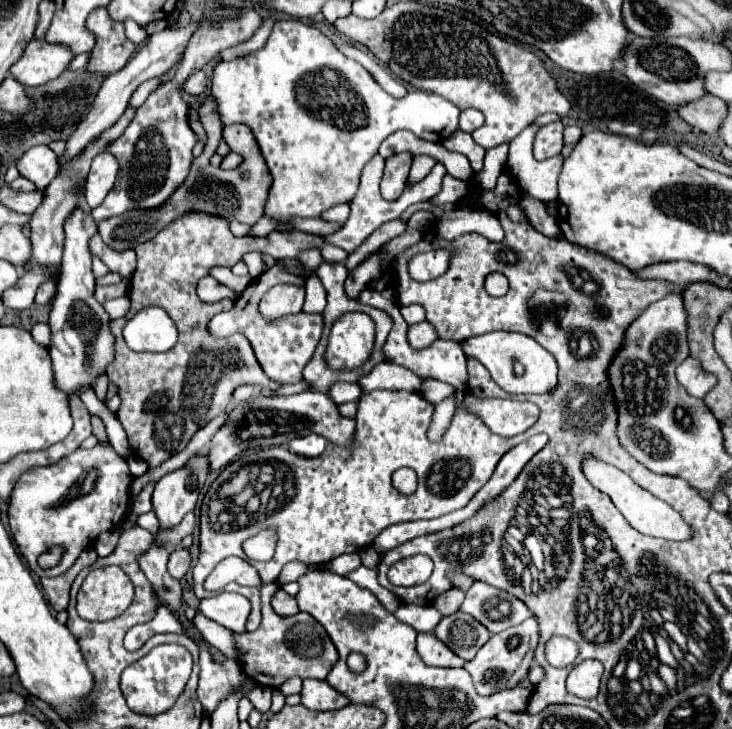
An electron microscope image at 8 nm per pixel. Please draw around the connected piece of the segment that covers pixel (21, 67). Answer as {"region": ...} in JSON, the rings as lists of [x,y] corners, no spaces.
{"region":[[[32,39],[24,55],[10,67],[10,73],[22,85],[36,87],[64,73],[72,57],[74,55],[66,45],[52,45],[44,39]]]}

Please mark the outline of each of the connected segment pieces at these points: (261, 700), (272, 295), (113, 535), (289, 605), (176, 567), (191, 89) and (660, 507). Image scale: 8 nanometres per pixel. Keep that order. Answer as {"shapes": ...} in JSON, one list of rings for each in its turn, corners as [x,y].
{"shapes":[[[[260,685],[250,689],[250,693],[248,693],[248,699],[252,701],[252,705],[262,713],[266,713],[270,709],[270,697],[272,697],[272,689],[260,687]]],[[[276,285],[262,297],[258,307],[262,317],[266,317],[268,321],[274,321],[274,317],[300,313],[302,305],[304,305],[304,287]]],[[[114,529],[114,531],[110,531],[110,533],[102,533],[102,537],[98,537],[98,541],[96,541],[96,551],[98,551],[98,555],[100,555],[100,557],[110,555],[110,553],[114,551],[116,543],[118,543],[118,537],[120,537],[120,531],[118,531],[118,529]]],[[[278,589],[272,597],[272,609],[282,615],[282,617],[290,617],[290,615],[296,615],[299,612],[299,607],[295,597],[288,595],[286,591]]],[[[178,549],[174,553],[170,553],[170,561],[168,561],[168,571],[172,573],[174,579],[182,579],[186,575],[190,567],[190,553],[186,549]]],[[[194,73],[194,75],[188,77],[188,81],[182,83],[182,89],[184,89],[186,93],[190,93],[190,95],[202,95],[202,93],[206,93],[206,89],[208,89],[208,79],[206,79],[206,75]]],[[[584,457],[582,459],[582,471],[586,475],[586,479],[598,487],[598,489],[604,489],[606,495],[610,495],[610,499],[614,501],[614,505],[620,509],[620,513],[626,517],[626,521],[638,529],[640,533],[644,535],[650,535],[650,537],[662,537],[662,539],[672,539],[672,541],[684,541],[684,539],[690,539],[692,537],[692,531],[690,527],[682,521],[682,517],[670,507],[666,505],[664,501],[660,501],[658,497],[654,497],[652,493],[648,493],[646,489],[642,487],[636,487],[634,481],[620,469],[616,469],[614,465],[606,465],[604,461],[598,461],[596,457]]]]}

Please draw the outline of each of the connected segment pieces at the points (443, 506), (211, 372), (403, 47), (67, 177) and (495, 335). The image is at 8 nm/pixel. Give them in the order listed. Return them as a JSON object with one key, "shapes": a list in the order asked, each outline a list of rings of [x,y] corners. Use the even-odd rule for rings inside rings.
{"shapes":[[[[372,391],[368,395],[364,395],[358,401],[358,415],[356,415],[356,441],[352,445],[352,449],[344,449],[344,447],[336,447],[336,445],[328,445],[326,451],[320,457],[314,459],[302,459],[286,449],[280,447],[280,461],[288,463],[290,469],[294,471],[296,477],[296,485],[294,485],[294,497],[292,501],[278,509],[274,515],[270,515],[266,521],[256,521],[254,525],[248,525],[246,529],[236,529],[230,533],[222,533],[222,531],[214,531],[210,529],[210,517],[208,516],[209,503],[214,496],[210,496],[210,490],[203,499],[200,513],[200,555],[198,555],[198,565],[194,565],[192,569],[192,579],[194,579],[194,593],[198,599],[208,597],[208,591],[204,589],[204,579],[208,577],[208,573],[226,557],[236,555],[236,557],[244,557],[242,553],[242,541],[256,535],[258,531],[262,531],[264,527],[274,525],[278,529],[278,545],[276,545],[276,553],[270,561],[266,563],[256,563],[254,567],[260,573],[260,579],[264,583],[274,583],[280,575],[280,571],[284,569],[286,563],[290,561],[300,561],[306,565],[320,565],[320,563],[328,563],[330,559],[344,555],[344,553],[358,553],[362,547],[366,547],[368,543],[374,541],[374,537],[388,525],[392,523],[400,523],[400,521],[412,521],[412,519],[432,519],[436,515],[444,515],[450,513],[454,509],[462,509],[464,503],[468,503],[476,491],[492,477],[498,461],[502,459],[502,455],[506,451],[510,451],[512,447],[516,447],[518,443],[522,443],[522,437],[498,437],[494,435],[484,423],[480,423],[480,419],[476,419],[474,415],[468,415],[464,411],[456,411],[450,429],[446,431],[446,435],[442,437],[442,441],[438,445],[428,445],[426,439],[426,429],[428,429],[428,401],[420,395],[420,393],[410,393],[410,391]],[[400,467],[410,467],[416,471],[418,475],[418,489],[412,495],[404,495],[398,489],[392,487],[392,473]]],[[[186,213],[176,217],[176,221],[162,229],[156,237],[134,249],[138,255],[138,267],[130,279],[128,297],[132,307],[126,317],[110,323],[110,329],[116,335],[116,357],[106,373],[108,379],[118,387],[118,395],[122,399],[116,417],[128,435],[128,443],[132,451],[150,467],[160,465],[170,455],[184,449],[198,429],[202,429],[216,415],[224,413],[230,403],[230,395],[238,385],[252,383],[270,391],[282,387],[280,383],[266,379],[266,373],[256,361],[248,339],[240,335],[230,339],[214,339],[208,335],[206,323],[212,319],[212,315],[228,311],[234,301],[222,299],[216,303],[204,303],[196,295],[196,283],[208,275],[210,267],[226,265],[231,268],[248,251],[268,253],[276,261],[284,261],[294,259],[298,251],[314,245],[322,251],[324,261],[344,261],[348,257],[344,249],[326,245],[320,235],[302,231],[272,231],[262,239],[234,237],[228,229],[228,221],[210,213]],[[152,305],[162,307],[176,323],[178,343],[166,353],[136,353],[126,345],[122,327],[136,311]],[[156,417],[158,423],[164,423],[164,429],[156,429]]],[[[400,1],[394,3],[392,7],[386,7],[384,13],[374,19],[360,19],[348,15],[344,19],[338,19],[334,25],[346,37],[366,45],[382,63],[390,67],[390,71],[396,77],[410,83],[412,87],[442,95],[444,99],[452,101],[458,109],[474,107],[482,111],[486,121],[480,129],[472,133],[472,137],[484,149],[492,149],[500,143],[512,141],[522,129],[526,129],[542,113],[552,111],[564,117],[570,111],[570,101],[558,91],[554,77],[546,71],[544,61],[536,53],[532,53],[524,45],[510,43],[508,39],[484,29],[480,23],[472,19],[440,9],[436,5],[426,5],[418,1]]],[[[128,107],[128,109],[124,111],[124,115],[116,121],[114,129],[108,129],[108,131],[104,133],[104,137],[100,137],[100,141],[94,143],[94,147],[88,147],[88,149],[84,151],[82,157],[78,155],[76,161],[70,163],[70,167],[64,169],[64,173],[58,175],[58,177],[56,177],[56,179],[54,179],[54,181],[42,191],[42,205],[38,205],[36,213],[34,213],[32,219],[30,219],[32,257],[34,257],[34,261],[36,261],[38,265],[60,265],[60,259],[62,259],[62,247],[64,247],[64,221],[66,221],[68,213],[74,209],[74,201],[76,201],[76,199],[70,195],[70,193],[72,193],[72,181],[74,181],[74,185],[76,185],[76,183],[80,181],[80,177],[86,177],[86,173],[88,173],[88,169],[90,169],[90,161],[92,161],[92,157],[94,157],[96,153],[104,151],[106,145],[108,145],[110,141],[114,141],[114,139],[126,129],[126,125],[132,121],[132,117],[134,117],[134,109]]],[[[492,331],[462,341],[462,349],[466,355],[476,357],[490,371],[492,379],[500,385],[500,389],[504,389],[506,393],[548,393],[556,387],[558,369],[554,357],[528,335]],[[516,365],[520,365],[524,373],[516,373]]]]}

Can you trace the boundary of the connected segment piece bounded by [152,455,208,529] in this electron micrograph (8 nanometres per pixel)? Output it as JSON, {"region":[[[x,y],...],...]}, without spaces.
{"region":[[[194,455],[190,457],[184,469],[164,475],[154,485],[152,505],[160,521],[160,529],[172,529],[174,525],[178,525],[178,521],[182,521],[182,517],[188,511],[196,507],[206,477],[208,477],[206,459]]]}

